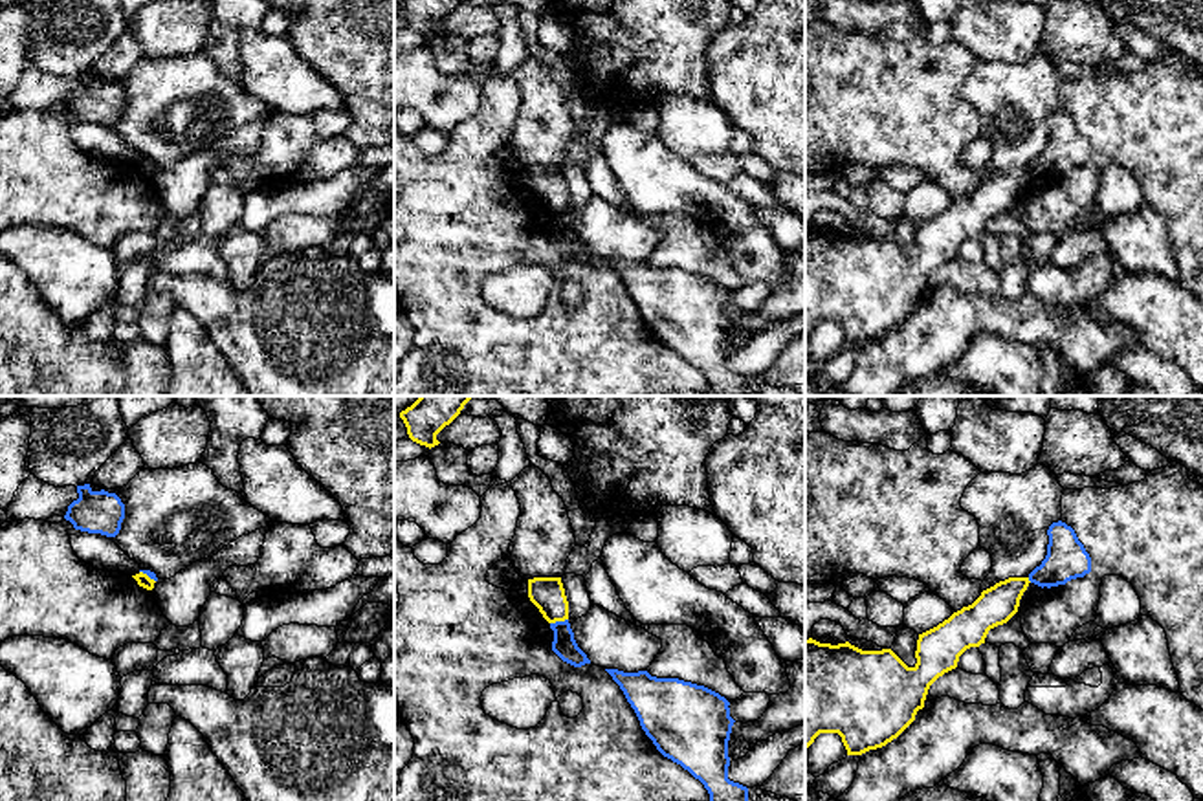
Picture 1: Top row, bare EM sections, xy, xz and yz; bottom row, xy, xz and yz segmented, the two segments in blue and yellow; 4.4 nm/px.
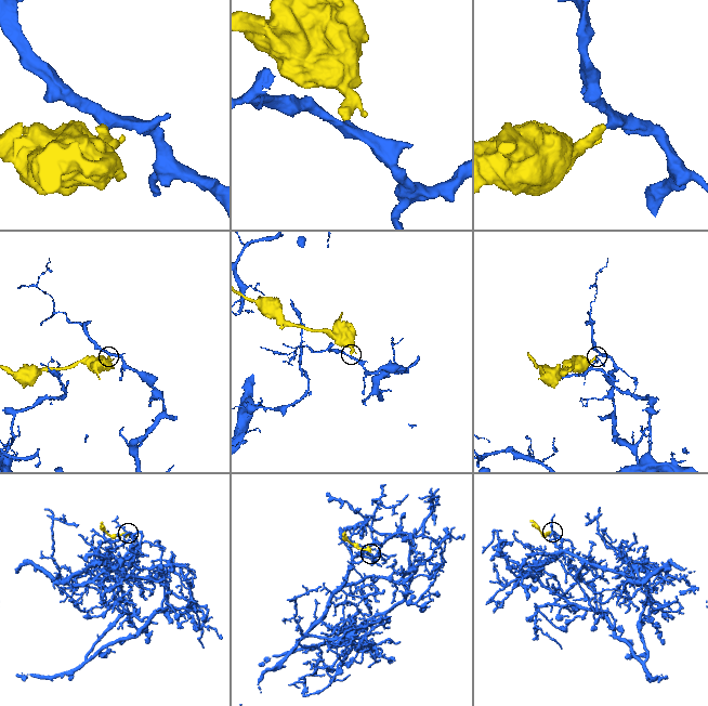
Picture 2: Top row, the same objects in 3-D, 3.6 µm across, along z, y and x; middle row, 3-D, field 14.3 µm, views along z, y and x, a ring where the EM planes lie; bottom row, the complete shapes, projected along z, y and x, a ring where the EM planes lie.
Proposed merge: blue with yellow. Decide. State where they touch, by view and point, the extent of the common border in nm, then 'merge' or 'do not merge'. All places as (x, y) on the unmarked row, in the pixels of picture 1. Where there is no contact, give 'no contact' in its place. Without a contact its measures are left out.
xz (558, 211) | 80 nm | do not merge

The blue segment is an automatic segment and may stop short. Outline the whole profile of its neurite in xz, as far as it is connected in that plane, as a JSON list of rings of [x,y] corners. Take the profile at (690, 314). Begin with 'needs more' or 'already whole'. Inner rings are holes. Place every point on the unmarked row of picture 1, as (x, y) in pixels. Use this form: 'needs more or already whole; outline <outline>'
already whole; outline [[[605,258],[624,280],[642,319],[657,339],[688,359],[710,383],[712,396],[746,396],[748,378],[728,368],[728,330],[734,315],[730,291],[719,282],[679,268],[657,268],[647,260]]]

